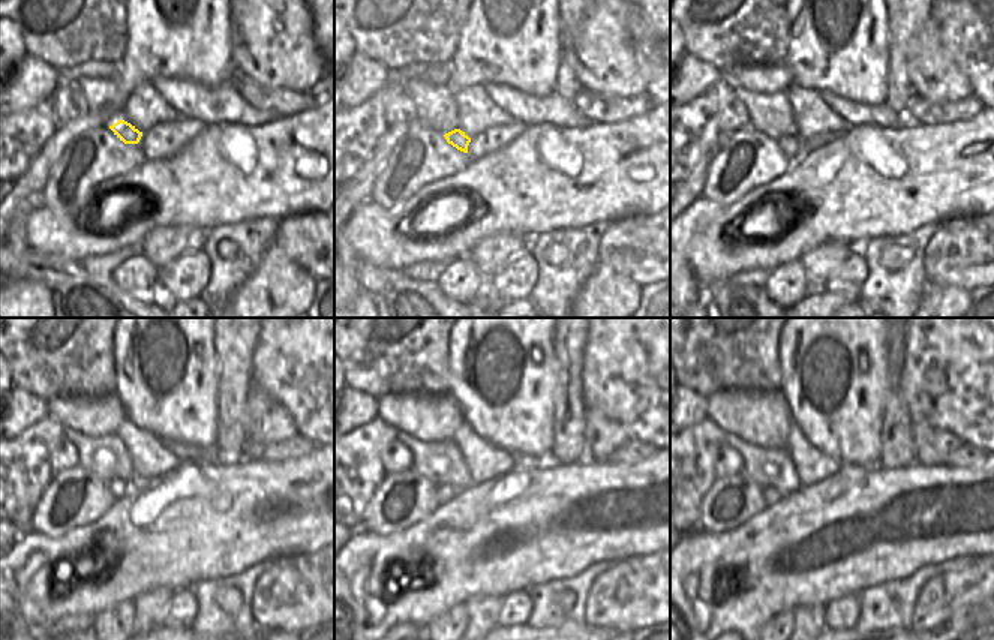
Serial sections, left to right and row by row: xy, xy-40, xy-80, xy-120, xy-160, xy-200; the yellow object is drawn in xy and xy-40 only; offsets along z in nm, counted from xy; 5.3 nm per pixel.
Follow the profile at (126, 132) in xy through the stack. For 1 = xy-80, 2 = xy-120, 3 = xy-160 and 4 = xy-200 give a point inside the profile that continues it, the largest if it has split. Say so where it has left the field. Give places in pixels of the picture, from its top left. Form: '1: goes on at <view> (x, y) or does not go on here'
1: goes on at xy-80 (792, 146)
2: goes on at xy-120 (117, 487)
3: goes on at xy-160 (446, 493)
4: goes on at xy-200 (771, 496)

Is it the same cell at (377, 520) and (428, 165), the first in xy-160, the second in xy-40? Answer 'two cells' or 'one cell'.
one cell

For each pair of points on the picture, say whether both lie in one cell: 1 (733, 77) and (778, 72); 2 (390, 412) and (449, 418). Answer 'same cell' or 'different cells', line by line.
1: same cell
2: same cell

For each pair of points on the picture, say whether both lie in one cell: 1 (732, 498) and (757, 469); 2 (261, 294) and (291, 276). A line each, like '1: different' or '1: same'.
1: different
2: same

